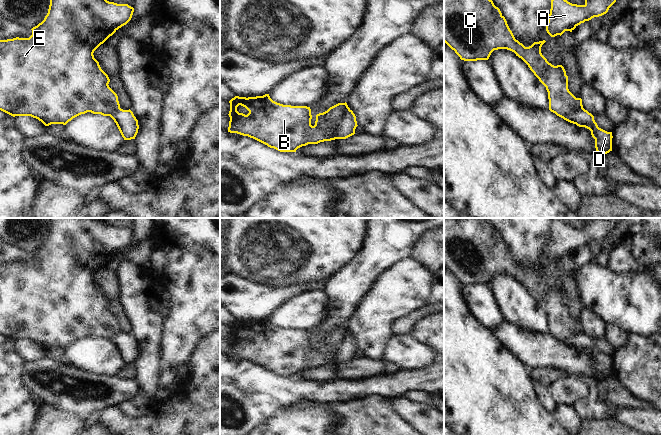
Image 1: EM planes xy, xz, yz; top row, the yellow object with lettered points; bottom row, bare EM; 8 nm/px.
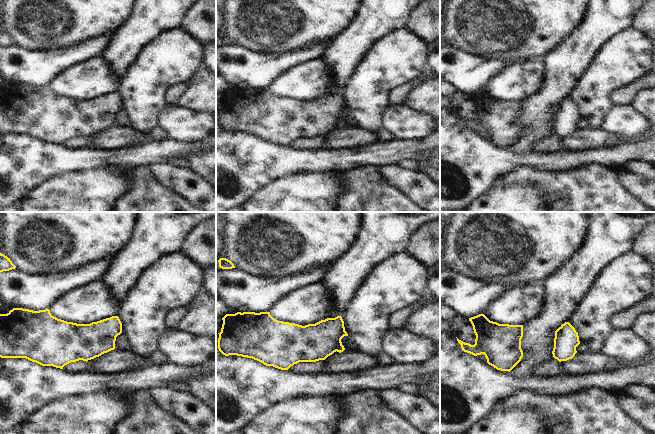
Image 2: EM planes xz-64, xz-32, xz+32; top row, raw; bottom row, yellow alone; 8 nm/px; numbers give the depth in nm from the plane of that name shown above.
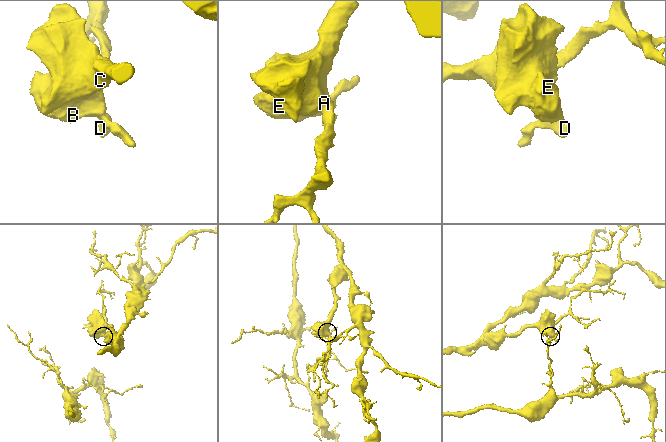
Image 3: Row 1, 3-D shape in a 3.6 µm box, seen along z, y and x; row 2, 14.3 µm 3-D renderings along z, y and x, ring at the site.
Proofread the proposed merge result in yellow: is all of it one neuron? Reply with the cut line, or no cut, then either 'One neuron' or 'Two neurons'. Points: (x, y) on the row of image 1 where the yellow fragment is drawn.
Split along xz (347, 105), (338, 123), (335, 138). Two neurons

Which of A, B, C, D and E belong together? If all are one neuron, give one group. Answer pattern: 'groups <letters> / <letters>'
groups A B C E / D

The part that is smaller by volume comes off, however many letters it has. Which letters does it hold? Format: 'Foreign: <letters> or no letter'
Foreign: D

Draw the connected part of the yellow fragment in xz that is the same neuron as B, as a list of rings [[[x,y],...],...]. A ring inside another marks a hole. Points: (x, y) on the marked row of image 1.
[[[269,94],[248,98],[235,96],[229,103],[228,132],[248,136],[280,152],[296,152],[298,148],[308,144],[335,140],[338,123],[348,106],[346,102],[338,103],[327,111],[317,114],[315,125],[312,126],[310,107],[283,105],[273,101]],[[239,105],[245,107],[249,113],[247,115],[239,113],[237,111]]]

